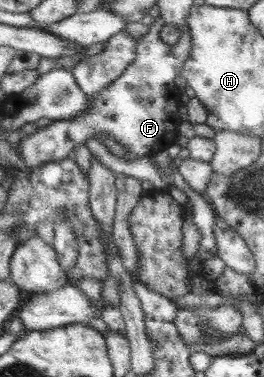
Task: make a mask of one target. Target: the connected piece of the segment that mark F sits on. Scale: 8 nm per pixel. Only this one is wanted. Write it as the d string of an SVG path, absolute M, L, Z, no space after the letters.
M160 19L151 24L150 31L137 39L137 56L132 65L110 87L89 98L90 109L71 120L55 120L38 128L32 135L23 137L17 156L34 168L52 161L73 157L74 149L90 141L94 135L109 135L125 145L133 157L141 158L151 153L167 150L177 143L180 123L185 119L181 106L183 89L176 87L176 79L190 57L192 38L190 30L182 32L176 44L162 41Z

